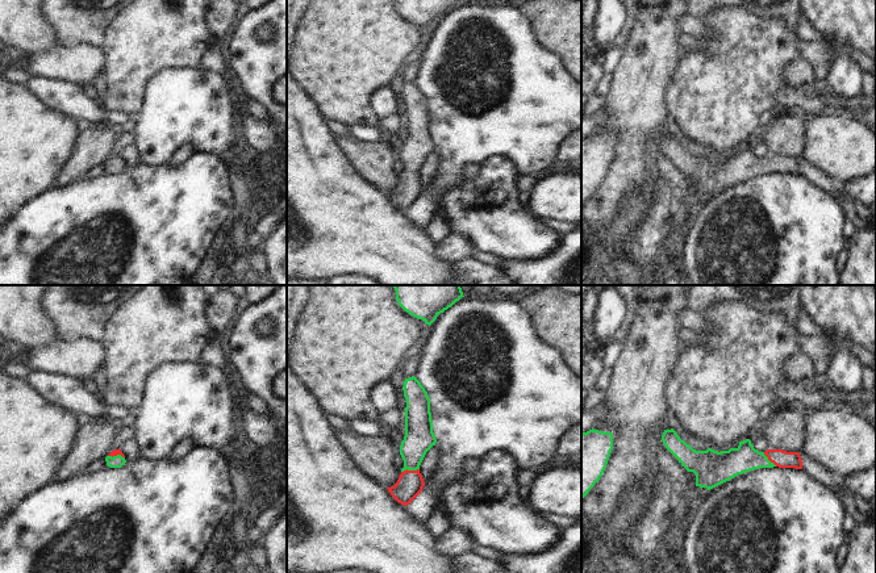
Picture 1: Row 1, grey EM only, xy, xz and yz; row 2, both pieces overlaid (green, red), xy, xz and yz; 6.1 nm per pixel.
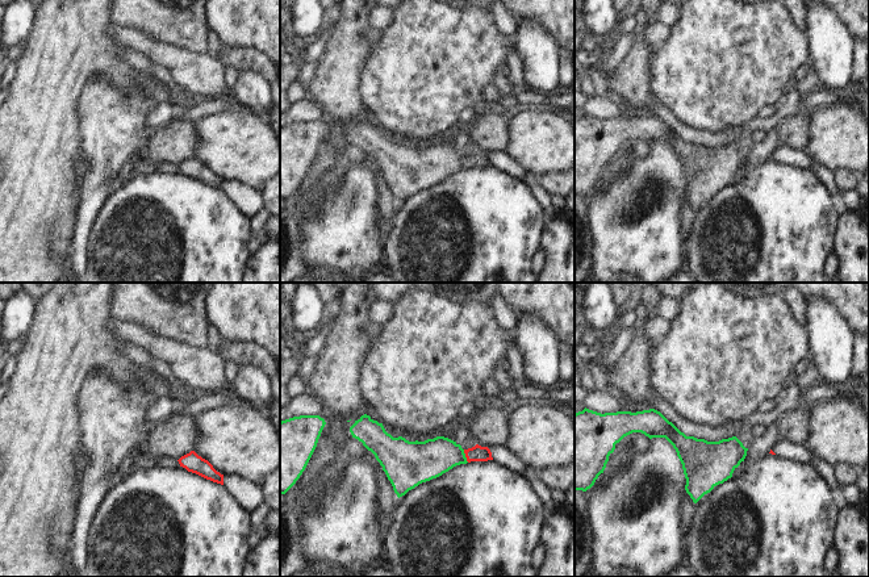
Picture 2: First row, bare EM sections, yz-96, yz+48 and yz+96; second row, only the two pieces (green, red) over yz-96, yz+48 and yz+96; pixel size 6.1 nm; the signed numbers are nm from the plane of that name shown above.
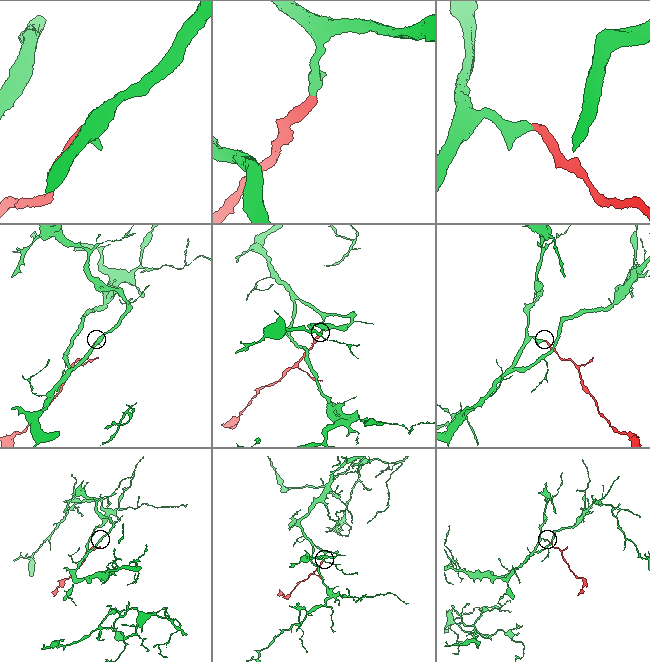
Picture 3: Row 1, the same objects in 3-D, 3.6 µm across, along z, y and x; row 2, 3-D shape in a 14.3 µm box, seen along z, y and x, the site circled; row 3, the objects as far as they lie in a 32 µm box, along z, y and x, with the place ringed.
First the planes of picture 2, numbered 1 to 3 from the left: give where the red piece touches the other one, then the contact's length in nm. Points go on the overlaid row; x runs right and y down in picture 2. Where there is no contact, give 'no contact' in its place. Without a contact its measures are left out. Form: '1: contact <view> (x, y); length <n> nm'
1: no contact
2: contact yz+48 (464, 456); length 90 nm
3: no contact

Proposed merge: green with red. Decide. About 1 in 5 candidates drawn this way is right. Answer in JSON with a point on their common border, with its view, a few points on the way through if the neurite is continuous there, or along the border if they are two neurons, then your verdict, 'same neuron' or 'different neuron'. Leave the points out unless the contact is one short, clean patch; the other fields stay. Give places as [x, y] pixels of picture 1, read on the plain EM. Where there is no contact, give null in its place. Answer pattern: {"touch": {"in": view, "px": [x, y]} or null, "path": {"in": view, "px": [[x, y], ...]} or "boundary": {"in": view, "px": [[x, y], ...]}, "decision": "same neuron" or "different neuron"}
{"touch": {"in": "xz", "px": [409, 175]}, "path": {"in": "xz", "px": [[418, 145], [412, 155], [409, 175], [409, 191]]}, "decision": "same neuron"}

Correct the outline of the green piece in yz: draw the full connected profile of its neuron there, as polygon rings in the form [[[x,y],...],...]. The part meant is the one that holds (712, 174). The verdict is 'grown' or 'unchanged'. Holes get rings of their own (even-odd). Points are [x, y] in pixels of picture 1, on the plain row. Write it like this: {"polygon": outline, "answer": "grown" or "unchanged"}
{"polygon": [[[673,134],[664,135],[662,141],[666,154],[688,176],[696,180],[696,192],[708,196],[730,187],[738,180],[759,173],[796,173],[802,175],[802,167],[798,158],[787,158],[783,155],[767,155],[759,158],[754,154],[750,145],[739,147],[737,154],[729,156],[696,156]]], "answer": "grown"}

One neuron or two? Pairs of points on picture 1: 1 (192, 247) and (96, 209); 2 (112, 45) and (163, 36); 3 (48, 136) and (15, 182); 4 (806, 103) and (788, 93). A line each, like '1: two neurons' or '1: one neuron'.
1: one neuron
2: one neuron
3: one neuron
4: one neuron

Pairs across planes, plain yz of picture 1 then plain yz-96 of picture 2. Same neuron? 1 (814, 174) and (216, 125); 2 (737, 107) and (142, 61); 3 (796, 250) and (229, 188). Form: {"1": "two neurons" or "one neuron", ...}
{"1": "two neurons", "2": "two neurons", "3": "two neurons"}

